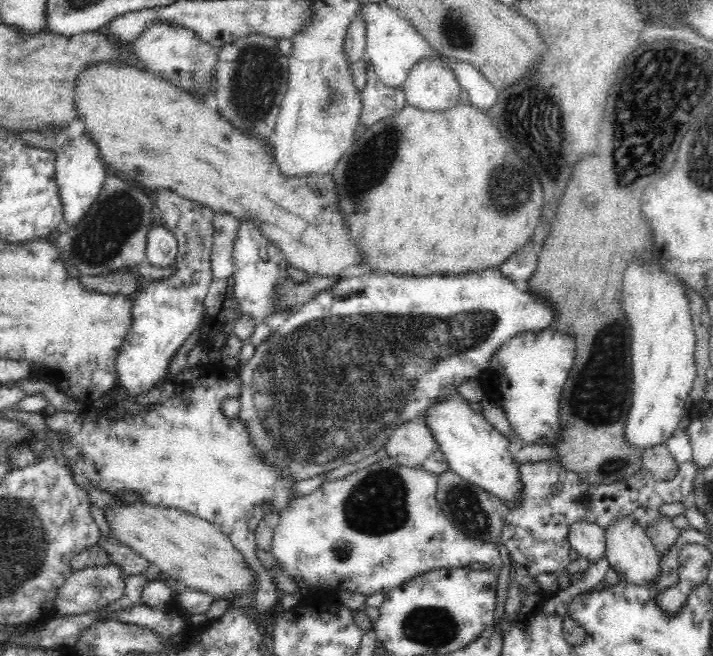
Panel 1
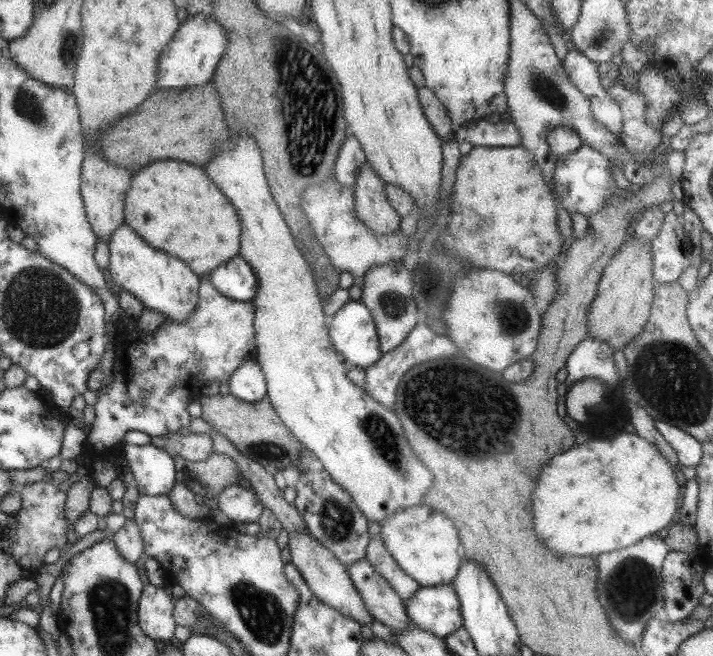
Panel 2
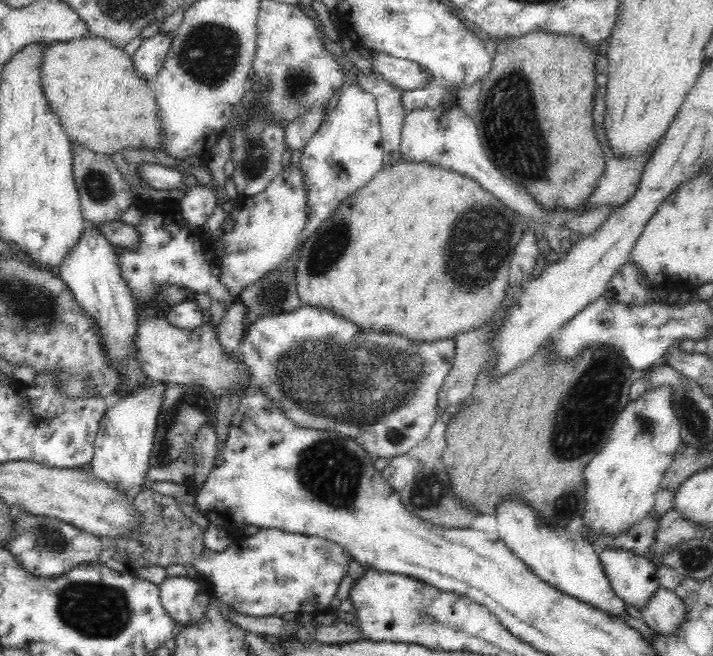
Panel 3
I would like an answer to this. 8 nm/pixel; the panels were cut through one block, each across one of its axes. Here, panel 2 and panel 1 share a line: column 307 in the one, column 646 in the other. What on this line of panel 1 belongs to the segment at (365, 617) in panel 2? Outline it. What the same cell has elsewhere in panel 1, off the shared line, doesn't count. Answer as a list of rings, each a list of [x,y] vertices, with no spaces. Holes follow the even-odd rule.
[[[634,519],[612,522],[612,526],[606,530],[606,539],[609,568],[620,577],[620,581],[634,587],[652,587],[661,578],[662,557],[654,549],[646,531]]]

